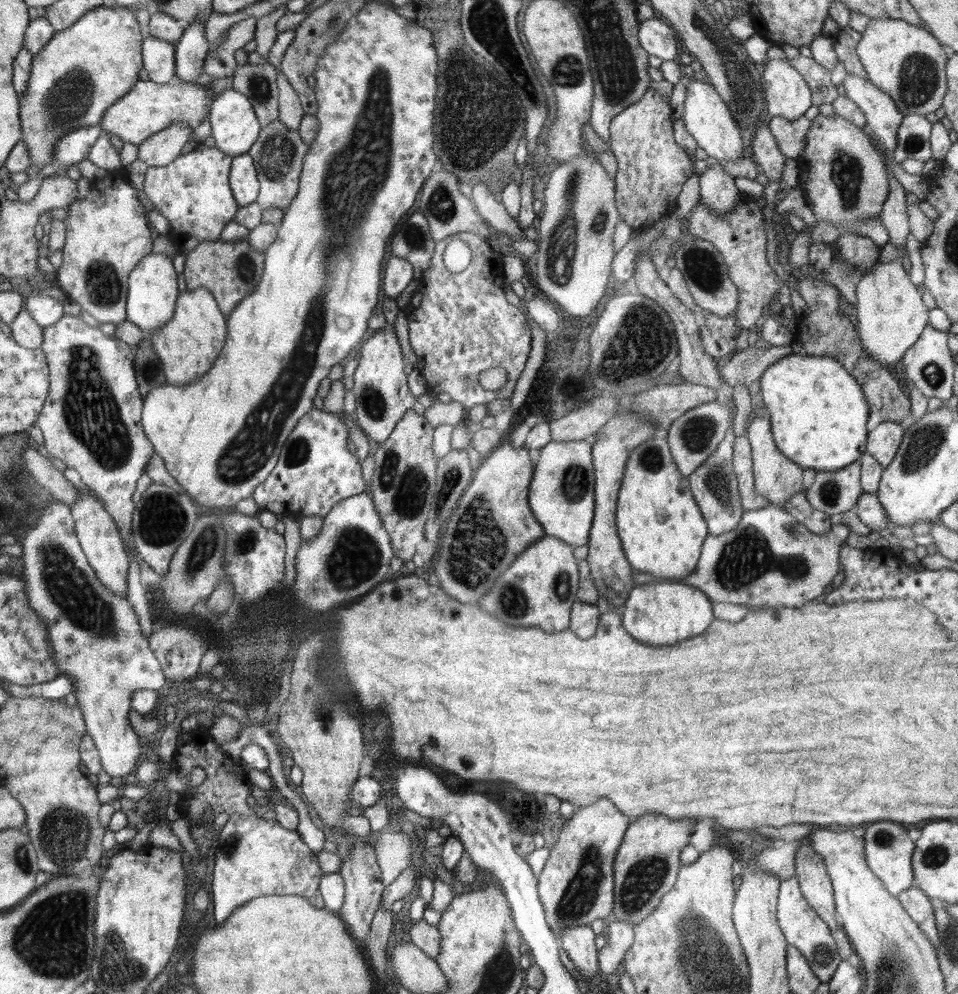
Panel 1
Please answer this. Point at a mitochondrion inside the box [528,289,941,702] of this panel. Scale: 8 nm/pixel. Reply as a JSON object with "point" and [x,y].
{"point":[643,341]}

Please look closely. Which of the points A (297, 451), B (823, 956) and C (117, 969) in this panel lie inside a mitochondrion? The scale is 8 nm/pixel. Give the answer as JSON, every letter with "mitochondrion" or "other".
{"A":"mitochondrion","B":"mitochondrion","C":"mitochondrion"}

